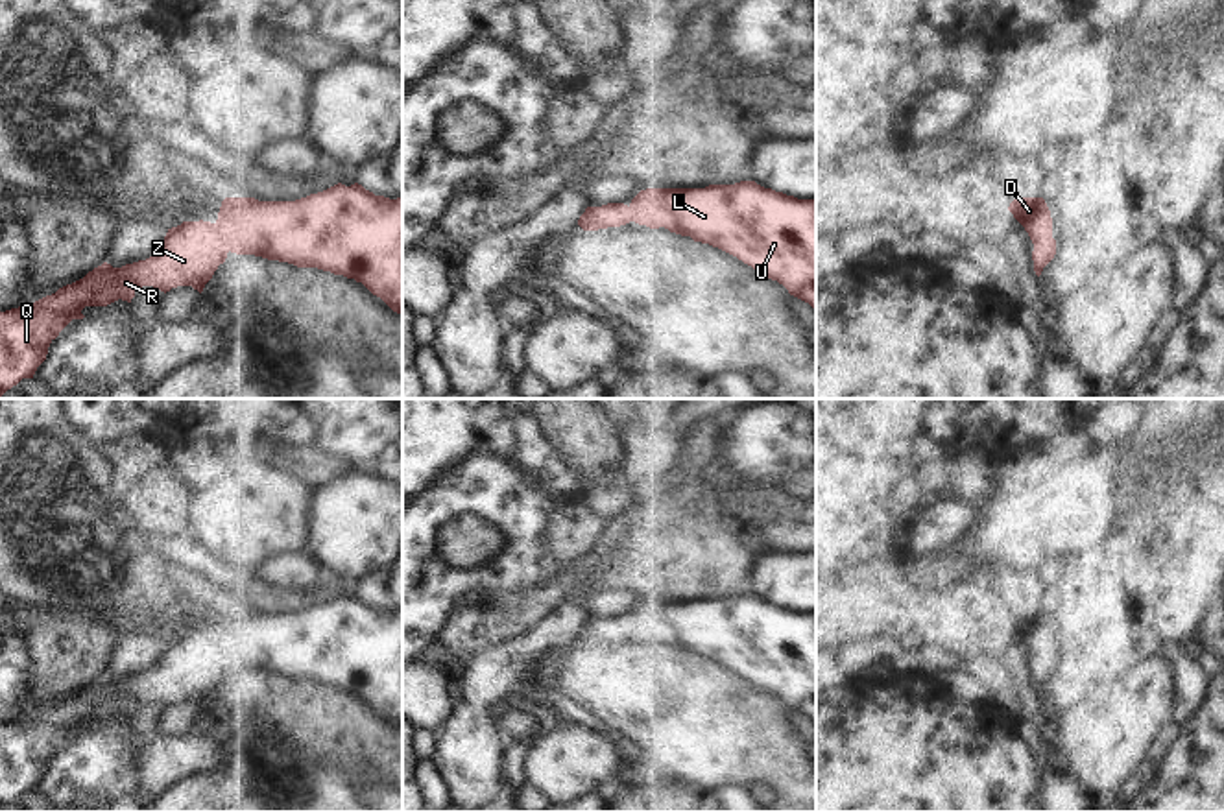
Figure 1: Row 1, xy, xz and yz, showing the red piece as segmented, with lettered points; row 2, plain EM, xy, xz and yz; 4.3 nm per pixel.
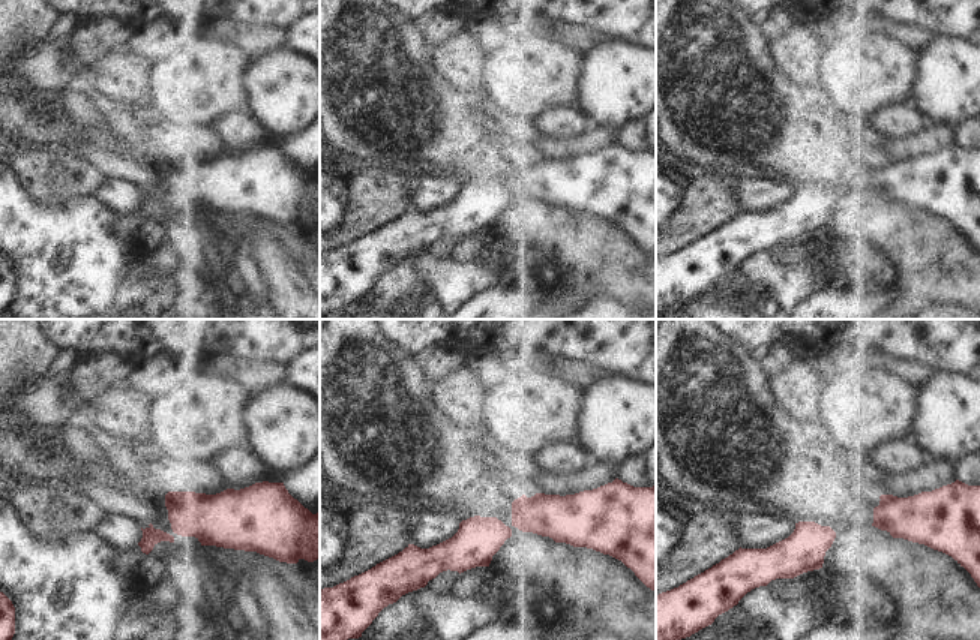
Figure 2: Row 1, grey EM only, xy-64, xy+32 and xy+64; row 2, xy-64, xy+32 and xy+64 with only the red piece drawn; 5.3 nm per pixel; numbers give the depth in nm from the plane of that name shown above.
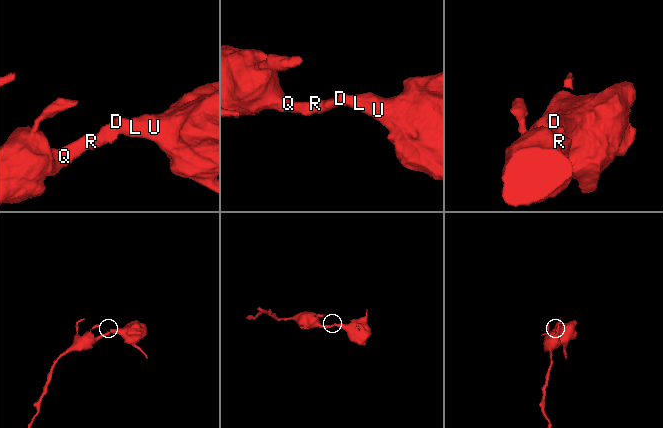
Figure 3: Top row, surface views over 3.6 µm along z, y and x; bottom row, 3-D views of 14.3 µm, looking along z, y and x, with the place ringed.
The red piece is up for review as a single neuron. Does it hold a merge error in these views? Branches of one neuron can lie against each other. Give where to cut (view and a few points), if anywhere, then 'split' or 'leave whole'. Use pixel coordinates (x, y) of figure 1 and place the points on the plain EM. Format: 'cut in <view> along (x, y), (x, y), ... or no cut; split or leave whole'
no cut; leave whole

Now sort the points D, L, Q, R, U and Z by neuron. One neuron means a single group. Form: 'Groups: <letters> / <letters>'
Groups: D L Q R U Z

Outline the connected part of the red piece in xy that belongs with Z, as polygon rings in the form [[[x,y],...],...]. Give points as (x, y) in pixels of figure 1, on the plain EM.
[[[338,596],[295,615],[225,611],[214,637],[183,635],[168,642],[153,670],[122,681],[103,675],[52,709],[0,725],[0,812],[22,792],[33,792],[46,773],[50,757],[72,733],[85,731],[81,727],[85,720],[107,720],[118,712],[131,716],[142,699],[164,707],[177,699],[192,699],[201,707],[229,664],[354,692],[402,729],[402,609],[390,613],[358,596],[351,600]]]

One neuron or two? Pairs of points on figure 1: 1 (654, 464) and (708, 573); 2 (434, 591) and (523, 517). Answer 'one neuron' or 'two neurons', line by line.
1: one neuron
2: one neuron

